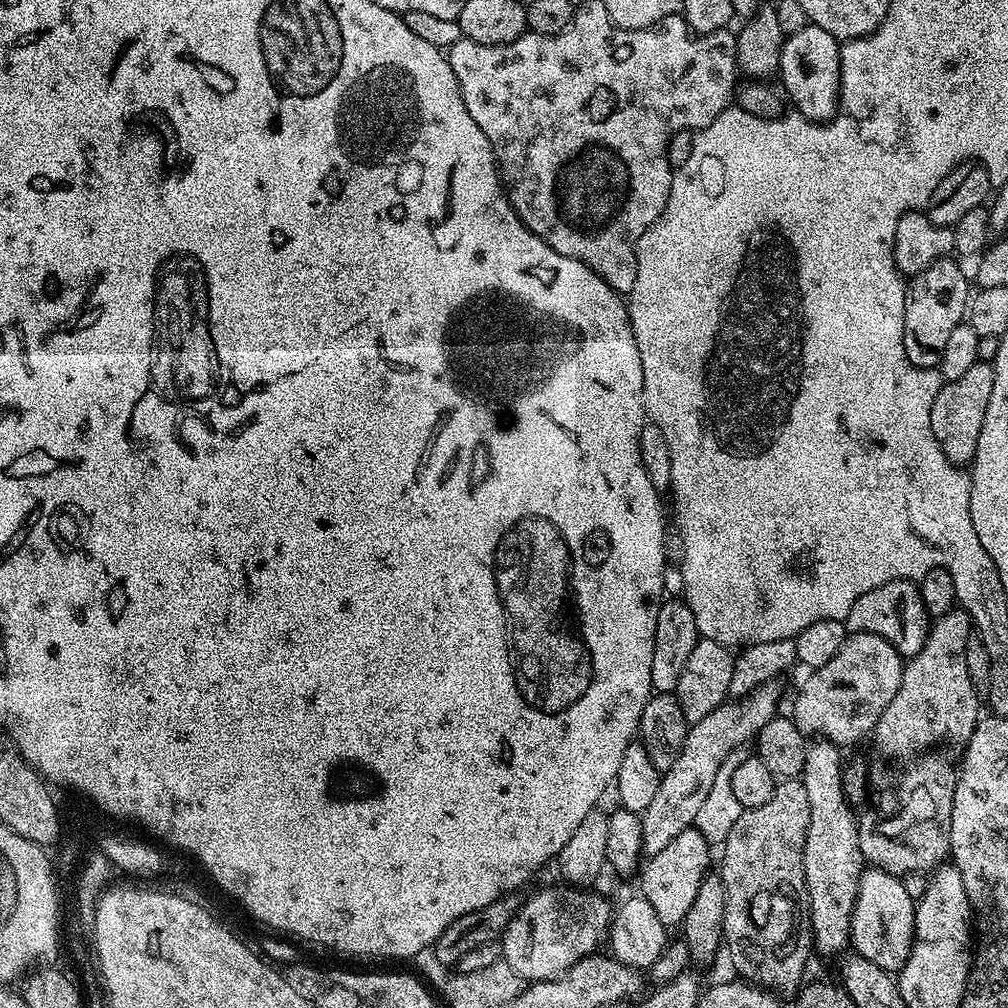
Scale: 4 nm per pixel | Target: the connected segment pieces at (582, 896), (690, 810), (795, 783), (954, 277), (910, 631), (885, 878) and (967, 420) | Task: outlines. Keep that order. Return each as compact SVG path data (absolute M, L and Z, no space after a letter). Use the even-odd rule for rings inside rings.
M563 886L564 888L544 888L541 892L533 894L529 900L525 899L521 903L520 909L516 912L516 916L510 922L510 926L506 929L502 937L502 959L505 960L510 966L514 966L514 970L517 974L523 978L526 982L535 982L537 980L552 980L556 976L560 975L570 966L574 966L574 962L578 962L582 958L593 955L597 951L596 948L600 943L607 941L610 936L610 929L612 926L612 913L614 911L613 905L608 905L602 897L596 892L588 892L592 890L585 890L580 886Z
M773 682L743 698L729 699L719 704L710 714L706 714L706 718L689 727L682 754L678 754L678 762L674 762L670 770L662 773L658 794L654 794L650 806L646 806L646 810L639 813L645 857L658 854L658 850L674 842L674 838L678 838L682 830L695 825L698 810L702 810L702 802L706 802L706 794L710 794L710 786L714 786L714 777L722 767L722 762L726 762L734 749L755 741L762 726L766 726L766 722L770 722L777 715L776 703L780 700L778 685L779 683Z
M803 779L780 780L774 794L770 794L770 802L741 811L738 822L734 822L734 830L730 830L730 838L726 838L722 845L724 857L720 860L718 875L726 890L726 956L728 952L739 979L759 984L773 994L792 994L801 987L798 974L806 974L802 964L810 964L814 952L812 926L808 919L808 887L804 877L804 847L809 826L810 801L806 798Z
M952 258L936 260L926 270L911 277L904 293L904 345L906 358L919 368L936 368L942 350L950 342L950 334L959 324L965 323L970 291L970 276L963 272Z
M895 580L878 586L878 590L870 590L870 594L862 594L862 598L854 602L854 610L850 610L846 627L849 633L878 634L886 638L886 642L890 642L890 646L894 646L900 656L911 658L928 641L930 617L923 606L919 587L911 580Z
M865 867L860 873L852 911L851 951L891 974L899 973L903 968L910 958L912 941L916 939L916 900L904 883L901 877L886 870Z
M977 362L962 374L962 378L941 383L938 398L930 406L930 426L942 454L951 464L971 465L978 450L978 434L982 434L982 422L986 422L986 406L990 406L990 394L994 394L994 368L991 363Z

